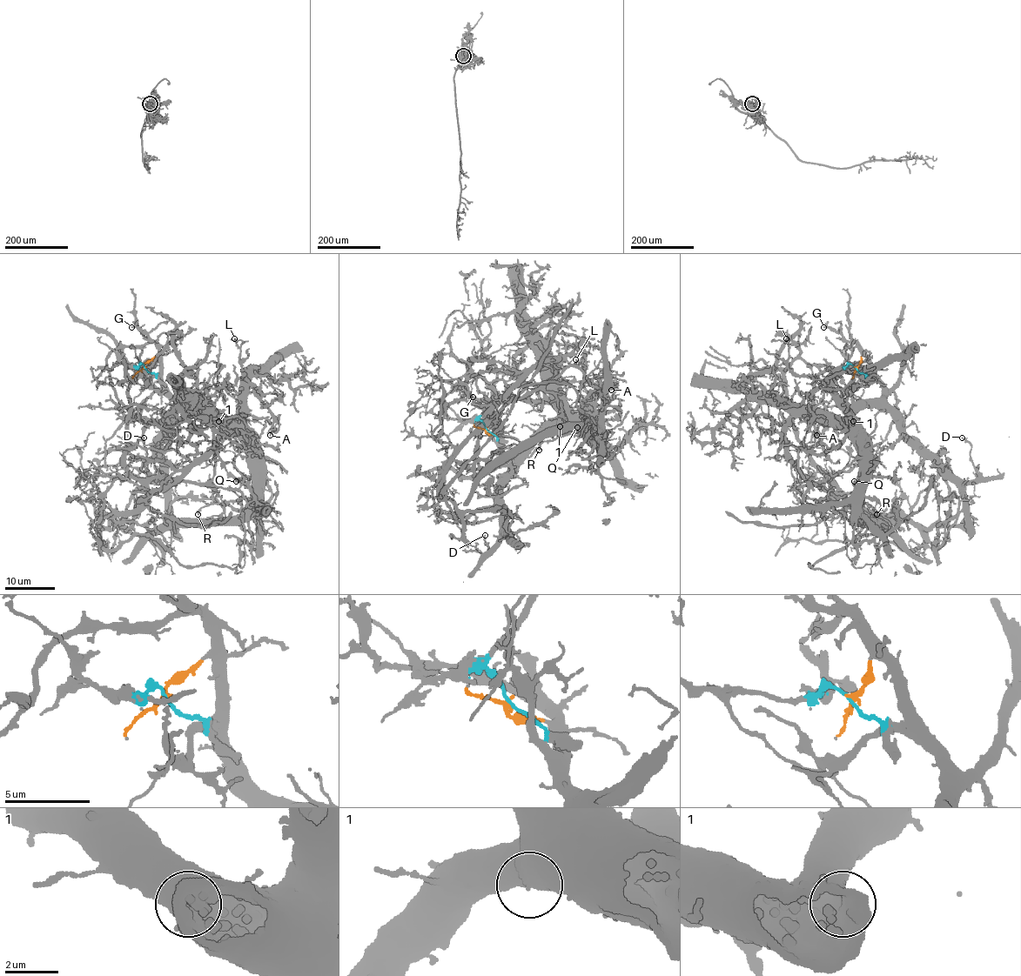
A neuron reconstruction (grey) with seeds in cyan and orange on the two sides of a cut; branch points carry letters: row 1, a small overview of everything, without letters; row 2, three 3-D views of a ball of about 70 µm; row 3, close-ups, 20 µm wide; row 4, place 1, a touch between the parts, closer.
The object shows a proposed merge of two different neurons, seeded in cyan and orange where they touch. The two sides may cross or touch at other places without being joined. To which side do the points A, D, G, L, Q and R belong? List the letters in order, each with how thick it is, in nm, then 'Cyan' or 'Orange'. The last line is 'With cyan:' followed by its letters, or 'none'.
A: Thickness 140 nm. Orange
D: Thickness 140 nm. Orange
G: Thickness 190 nm. Orange
L: Thickness 170 nm. Orange
Q: Thickness 190 nm. Orange
R: Thickness 200 nm. Orange
With cyan: none

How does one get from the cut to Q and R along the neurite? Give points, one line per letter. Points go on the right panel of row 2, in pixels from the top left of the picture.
Q: (856, 368), (863, 356), (883, 396), (855, 414), (853, 437), (863, 453), (863, 482), (856, 486), (853, 481)
R: (856, 368), (863, 356), (883, 389), (871, 407), (855, 414), (853, 437), (863, 453), (861, 502), (876, 515)

